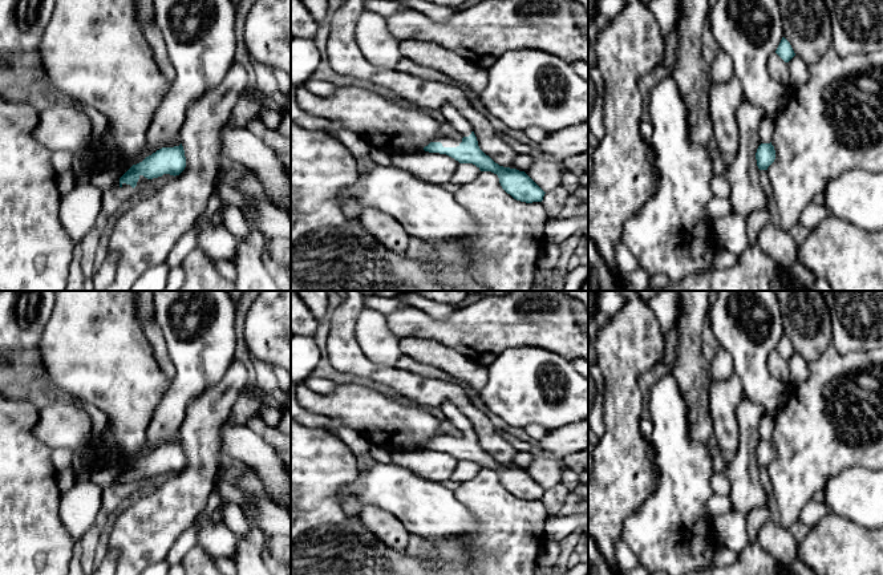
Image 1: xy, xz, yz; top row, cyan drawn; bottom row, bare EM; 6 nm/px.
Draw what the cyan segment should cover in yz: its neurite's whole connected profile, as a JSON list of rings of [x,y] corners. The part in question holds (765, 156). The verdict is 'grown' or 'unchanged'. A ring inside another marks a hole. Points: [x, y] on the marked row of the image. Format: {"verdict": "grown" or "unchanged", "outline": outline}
{"verdict": "unchanged", "outline": [[[761,143],[756,153],[757,166],[760,170],[767,170],[767,167],[775,159],[774,146],[770,143]]]}

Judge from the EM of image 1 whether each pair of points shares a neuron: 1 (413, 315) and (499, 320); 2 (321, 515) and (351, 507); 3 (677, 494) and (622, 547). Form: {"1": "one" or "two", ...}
{"1": "one", "2": "two", "3": "two"}

